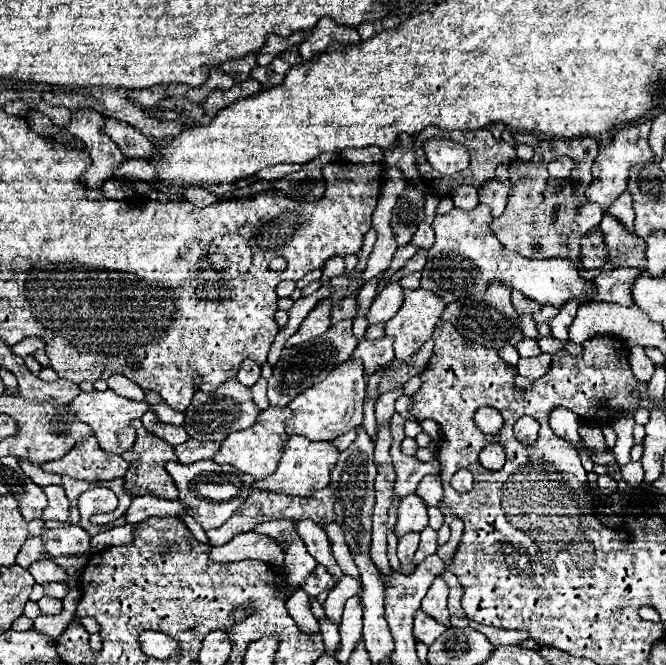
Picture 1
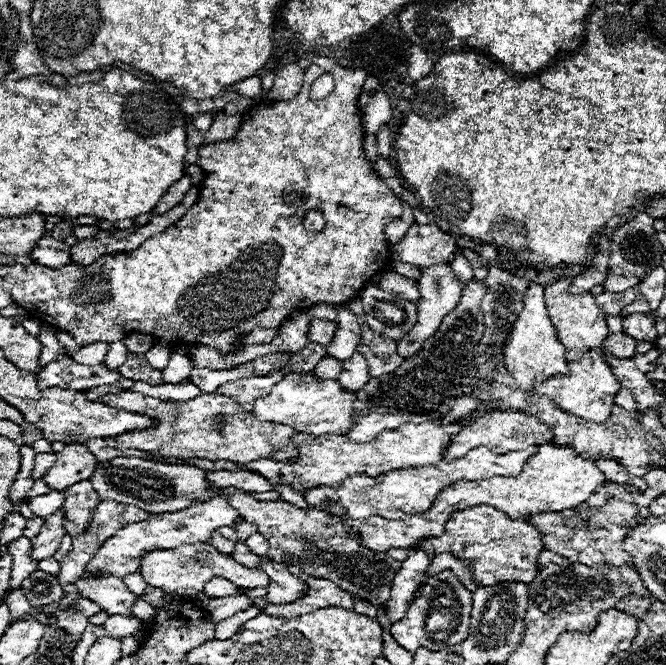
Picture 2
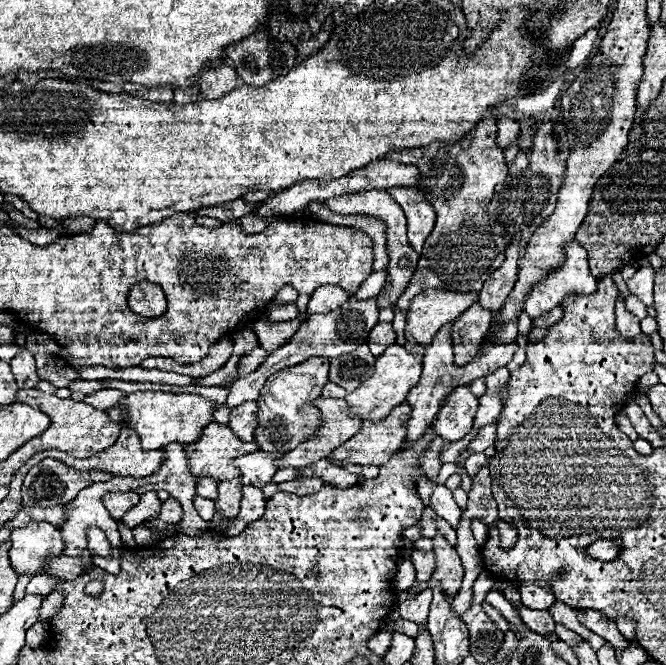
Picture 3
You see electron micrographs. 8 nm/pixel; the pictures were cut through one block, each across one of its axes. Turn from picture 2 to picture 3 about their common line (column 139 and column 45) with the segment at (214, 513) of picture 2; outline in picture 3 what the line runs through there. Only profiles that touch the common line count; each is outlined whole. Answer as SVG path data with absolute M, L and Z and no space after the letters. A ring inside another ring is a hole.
M34 522L26 528L16 528L10 542L10 564L18 576L42 574L52 558L64 554L62 534L48 522Z

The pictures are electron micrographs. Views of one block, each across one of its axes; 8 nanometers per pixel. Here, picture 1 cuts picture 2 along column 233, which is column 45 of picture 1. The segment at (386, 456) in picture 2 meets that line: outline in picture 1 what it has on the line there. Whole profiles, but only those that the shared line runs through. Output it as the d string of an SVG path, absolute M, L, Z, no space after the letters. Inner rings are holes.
M90 436L82 444L76 444L64 458L54 460L54 462L44 462L40 468L70 476L76 480L114 480L122 478L128 472L128 462L112 452L104 452L96 438Z

